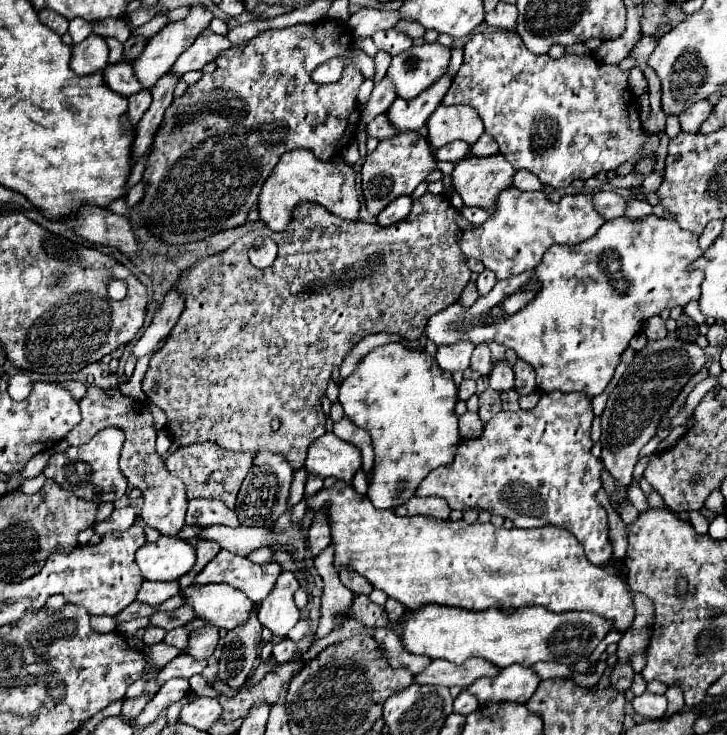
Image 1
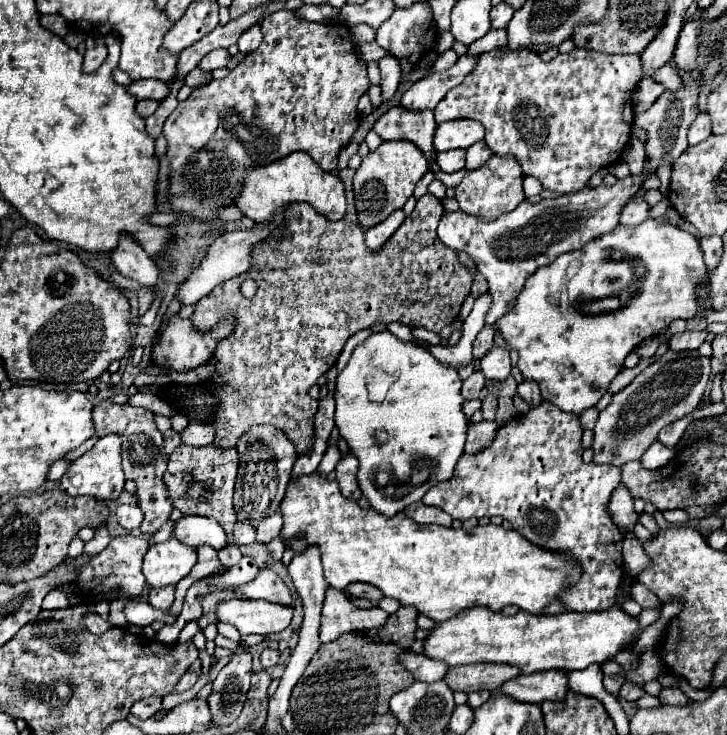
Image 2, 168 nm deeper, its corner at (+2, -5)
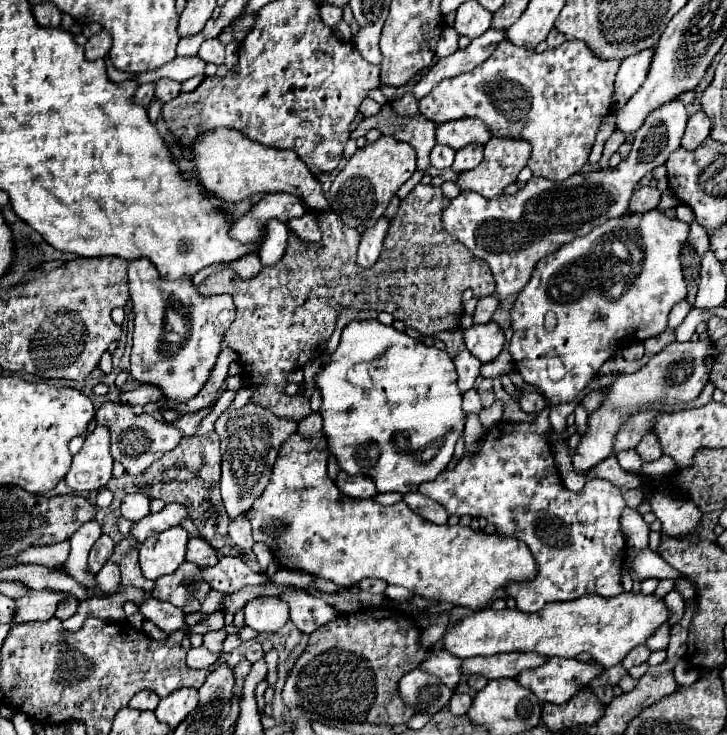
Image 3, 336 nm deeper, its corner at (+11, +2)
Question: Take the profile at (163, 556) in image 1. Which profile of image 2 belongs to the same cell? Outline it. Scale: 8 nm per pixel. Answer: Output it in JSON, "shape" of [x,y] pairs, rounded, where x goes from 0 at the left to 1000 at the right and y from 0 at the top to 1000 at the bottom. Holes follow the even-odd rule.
{"shape":[[[237,731],[226,739],[206,741],[204,752],[198,755],[195,780],[206,799],[231,799],[256,785],[267,769],[270,750]]]}

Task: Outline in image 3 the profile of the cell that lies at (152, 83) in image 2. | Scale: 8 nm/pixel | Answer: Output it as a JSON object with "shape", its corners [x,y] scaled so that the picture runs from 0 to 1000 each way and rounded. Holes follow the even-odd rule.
{"shape":[[[221,106],[213,112],[216,117],[216,128],[213,133],[219,133],[224,141],[243,133],[243,128],[249,128],[249,114],[241,112],[241,109],[232,109],[232,106]]]}

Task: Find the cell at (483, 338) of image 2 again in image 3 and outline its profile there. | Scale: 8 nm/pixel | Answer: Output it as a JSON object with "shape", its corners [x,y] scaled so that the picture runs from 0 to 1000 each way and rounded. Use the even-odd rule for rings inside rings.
{"shape":[[[673,400],[673,403],[662,405],[662,408],[656,411],[651,435],[653,435],[653,438],[673,438],[675,430],[678,430],[678,424],[684,422],[684,416],[686,416],[686,405],[684,405],[684,400]]]}

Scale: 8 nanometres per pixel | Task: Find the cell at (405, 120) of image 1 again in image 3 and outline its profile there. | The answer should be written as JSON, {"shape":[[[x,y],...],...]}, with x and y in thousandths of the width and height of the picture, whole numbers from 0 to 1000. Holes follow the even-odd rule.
{"shape":[[[673,38],[664,49],[651,52],[642,65],[629,68],[629,71],[620,73],[618,79],[607,79],[593,95],[587,95],[585,103],[579,106],[579,112],[574,112],[574,114],[568,117],[568,128],[571,128],[574,133],[582,133],[582,131],[585,131],[598,114],[604,114],[607,109],[651,95],[653,90],[659,90],[662,84],[667,84],[667,82],[678,73],[681,63],[684,63],[686,57],[692,57],[695,52],[697,52],[695,41]]]}

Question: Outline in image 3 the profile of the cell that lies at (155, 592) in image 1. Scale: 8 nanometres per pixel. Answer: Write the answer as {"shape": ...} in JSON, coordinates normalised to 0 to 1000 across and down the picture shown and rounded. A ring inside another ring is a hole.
{"shape":[[[254,765],[249,767],[249,773],[243,773],[243,778],[232,784],[221,784],[221,789],[213,792],[208,808],[216,816],[232,819],[246,827],[252,827],[260,814],[271,814],[274,819],[279,819],[290,805],[290,797],[279,789],[276,776],[279,773],[274,773],[265,765]]]}

